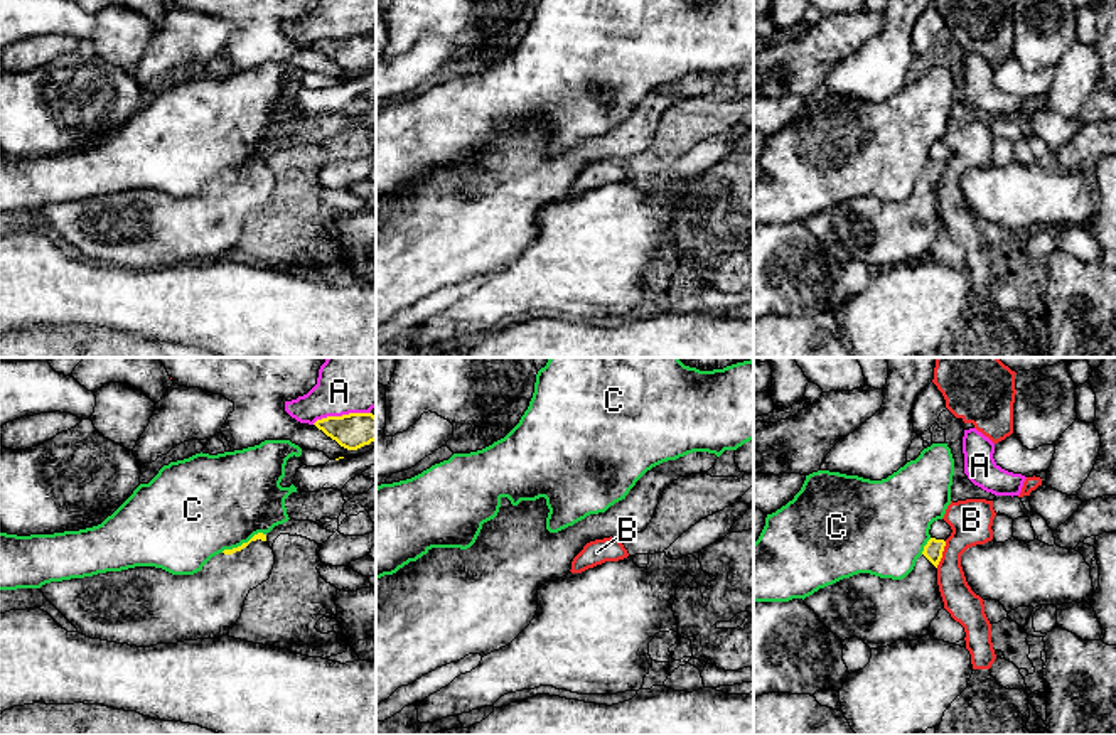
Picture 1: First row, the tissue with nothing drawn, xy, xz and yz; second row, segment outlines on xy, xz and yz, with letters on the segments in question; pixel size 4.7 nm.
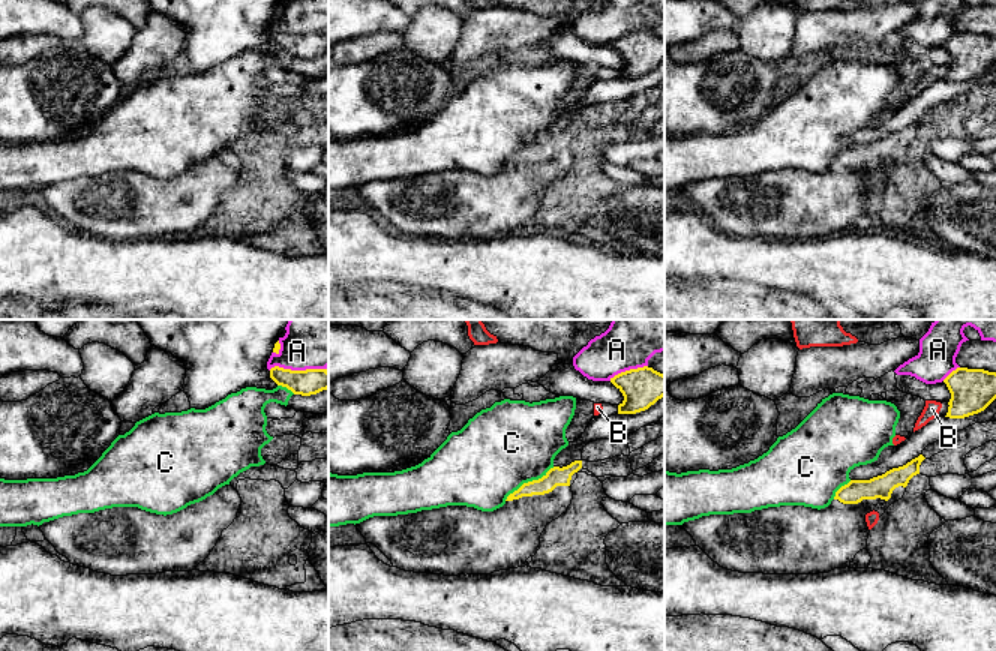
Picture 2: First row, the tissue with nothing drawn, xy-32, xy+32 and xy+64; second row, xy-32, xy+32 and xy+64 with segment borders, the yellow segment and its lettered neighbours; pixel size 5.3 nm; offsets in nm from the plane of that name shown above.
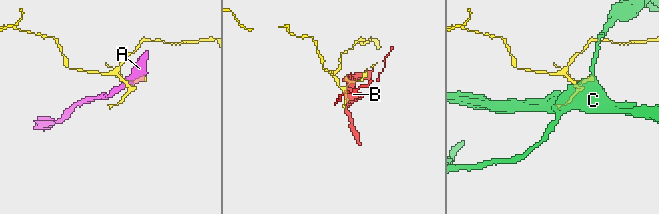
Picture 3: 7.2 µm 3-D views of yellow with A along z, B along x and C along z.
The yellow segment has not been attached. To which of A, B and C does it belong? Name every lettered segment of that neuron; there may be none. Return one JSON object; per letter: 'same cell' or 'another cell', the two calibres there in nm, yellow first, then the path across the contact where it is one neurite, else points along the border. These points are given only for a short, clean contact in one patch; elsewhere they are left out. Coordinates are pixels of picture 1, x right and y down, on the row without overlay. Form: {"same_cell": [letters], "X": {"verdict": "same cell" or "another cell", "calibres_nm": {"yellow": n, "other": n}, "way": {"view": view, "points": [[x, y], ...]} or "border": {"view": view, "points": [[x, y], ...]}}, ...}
{"same_cell": [], "A": {"verdict": "another cell", "calibres_nm": {"yellow": 170, "other": 190}}, "B": {"verdict": "another cell", "calibres_nm": {"yellow": 90, "other": 200}}, "C": {"verdict": "another cell", "calibres_nm": {"yellow": 40, "other": 460}}}

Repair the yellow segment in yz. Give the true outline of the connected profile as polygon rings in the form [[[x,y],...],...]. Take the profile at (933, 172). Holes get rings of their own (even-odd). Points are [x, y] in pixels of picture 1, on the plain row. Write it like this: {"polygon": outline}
{"polygon": [[[931,160],[917,180],[914,192],[902,202],[858,196],[819,211],[804,226],[841,263],[861,261],[870,271],[887,270],[897,263],[917,263],[929,258],[931,244],[944,231],[937,207],[937,187],[946,164]]]}

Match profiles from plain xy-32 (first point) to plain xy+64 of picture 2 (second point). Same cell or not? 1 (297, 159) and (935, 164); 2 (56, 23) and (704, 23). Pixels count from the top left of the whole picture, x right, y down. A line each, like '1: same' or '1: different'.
1: different
2: same

